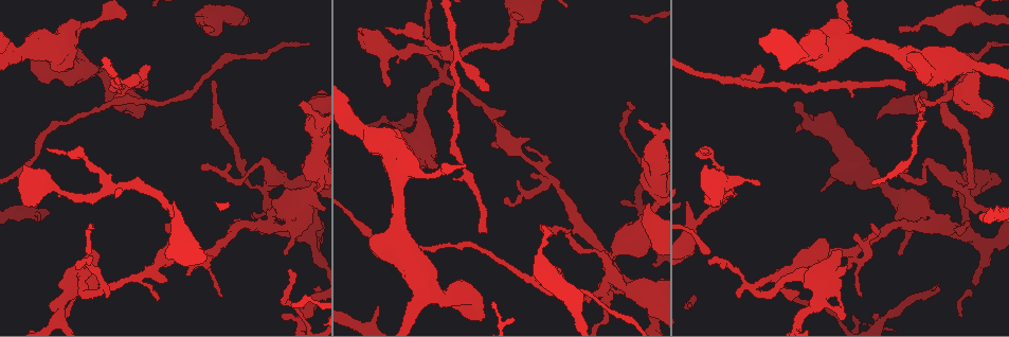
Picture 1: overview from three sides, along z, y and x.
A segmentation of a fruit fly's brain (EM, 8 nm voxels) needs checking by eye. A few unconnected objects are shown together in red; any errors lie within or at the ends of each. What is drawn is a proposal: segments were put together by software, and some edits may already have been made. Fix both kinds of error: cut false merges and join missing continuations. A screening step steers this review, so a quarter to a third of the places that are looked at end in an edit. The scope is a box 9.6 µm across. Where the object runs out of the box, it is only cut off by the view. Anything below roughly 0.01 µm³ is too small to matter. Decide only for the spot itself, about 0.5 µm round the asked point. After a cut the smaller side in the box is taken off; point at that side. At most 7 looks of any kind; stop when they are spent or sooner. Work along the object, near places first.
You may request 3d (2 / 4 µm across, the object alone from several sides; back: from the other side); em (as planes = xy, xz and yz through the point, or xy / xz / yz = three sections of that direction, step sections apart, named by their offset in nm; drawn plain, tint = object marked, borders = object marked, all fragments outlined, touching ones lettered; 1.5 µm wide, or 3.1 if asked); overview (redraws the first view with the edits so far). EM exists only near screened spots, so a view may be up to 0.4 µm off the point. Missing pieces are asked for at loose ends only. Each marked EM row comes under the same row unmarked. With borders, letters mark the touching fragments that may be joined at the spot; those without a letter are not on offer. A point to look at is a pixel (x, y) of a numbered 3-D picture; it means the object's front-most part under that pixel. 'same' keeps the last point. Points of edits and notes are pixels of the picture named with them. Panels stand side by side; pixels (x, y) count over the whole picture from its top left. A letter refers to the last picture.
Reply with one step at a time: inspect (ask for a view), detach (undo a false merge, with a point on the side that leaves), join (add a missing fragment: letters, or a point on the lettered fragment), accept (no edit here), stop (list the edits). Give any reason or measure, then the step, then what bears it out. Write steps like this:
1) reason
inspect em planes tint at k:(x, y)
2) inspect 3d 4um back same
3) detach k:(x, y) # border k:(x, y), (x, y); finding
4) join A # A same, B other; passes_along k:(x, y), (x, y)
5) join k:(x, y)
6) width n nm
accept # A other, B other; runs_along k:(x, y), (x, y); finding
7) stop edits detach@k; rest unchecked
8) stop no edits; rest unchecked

abrupt turn
inspect 3d 2um at 1:(253, 189)

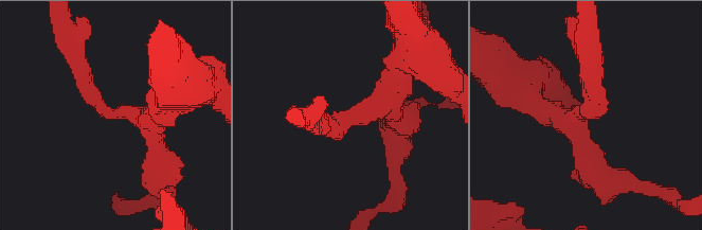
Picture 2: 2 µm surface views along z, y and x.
inspect em xy step 8 tint at 2:(107, 112)

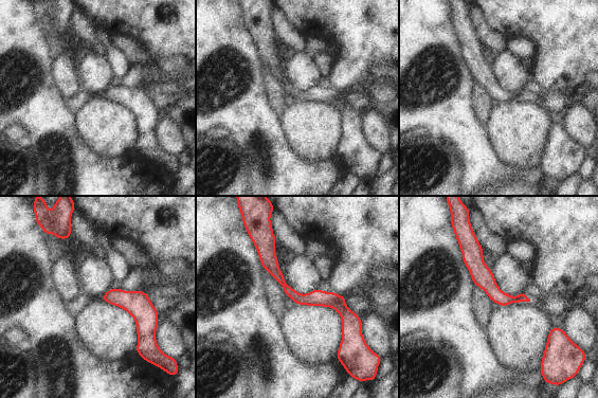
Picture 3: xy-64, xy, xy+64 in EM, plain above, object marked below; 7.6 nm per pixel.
inspect em planes borders same

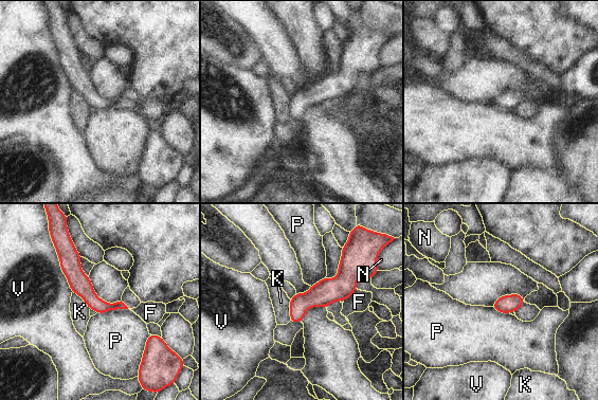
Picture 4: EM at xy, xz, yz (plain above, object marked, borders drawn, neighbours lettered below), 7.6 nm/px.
accept # F other, K other, N other, P other, V other; runs_along 4:(66, 251), (101, 306), (122, 306); all the same neuron

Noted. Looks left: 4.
tapers out
inspect em yz step 4 borders at 1:(860, 295)

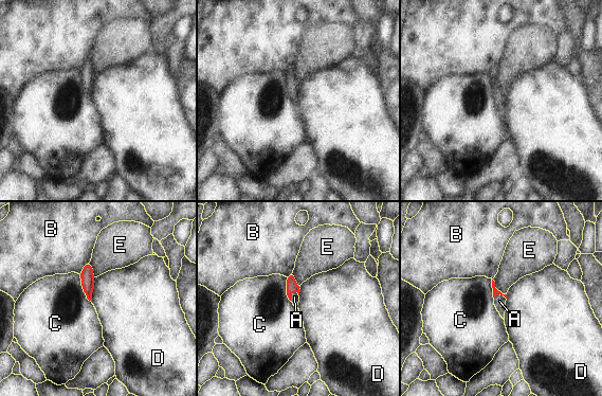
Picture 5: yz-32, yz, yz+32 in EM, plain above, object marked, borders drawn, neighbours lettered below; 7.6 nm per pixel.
another direction
inspect em planes borders same

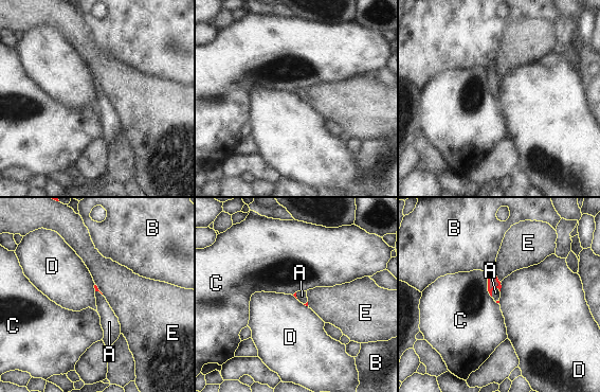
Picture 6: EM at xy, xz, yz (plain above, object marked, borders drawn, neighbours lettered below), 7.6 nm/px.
longest_contact C 190 nm
join 6:(495, 292) # A same, B other, C other, D other, E other; it goes on there

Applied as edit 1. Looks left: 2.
stop edits join@6; rest unchecked

